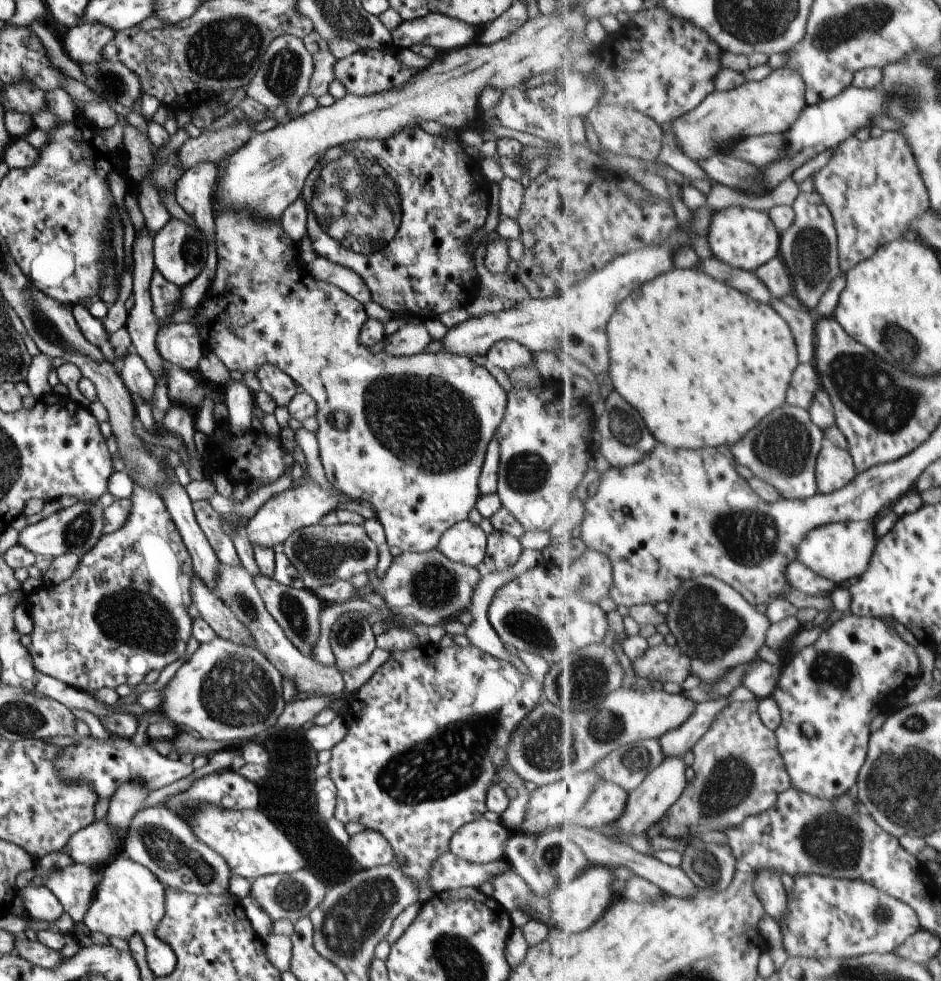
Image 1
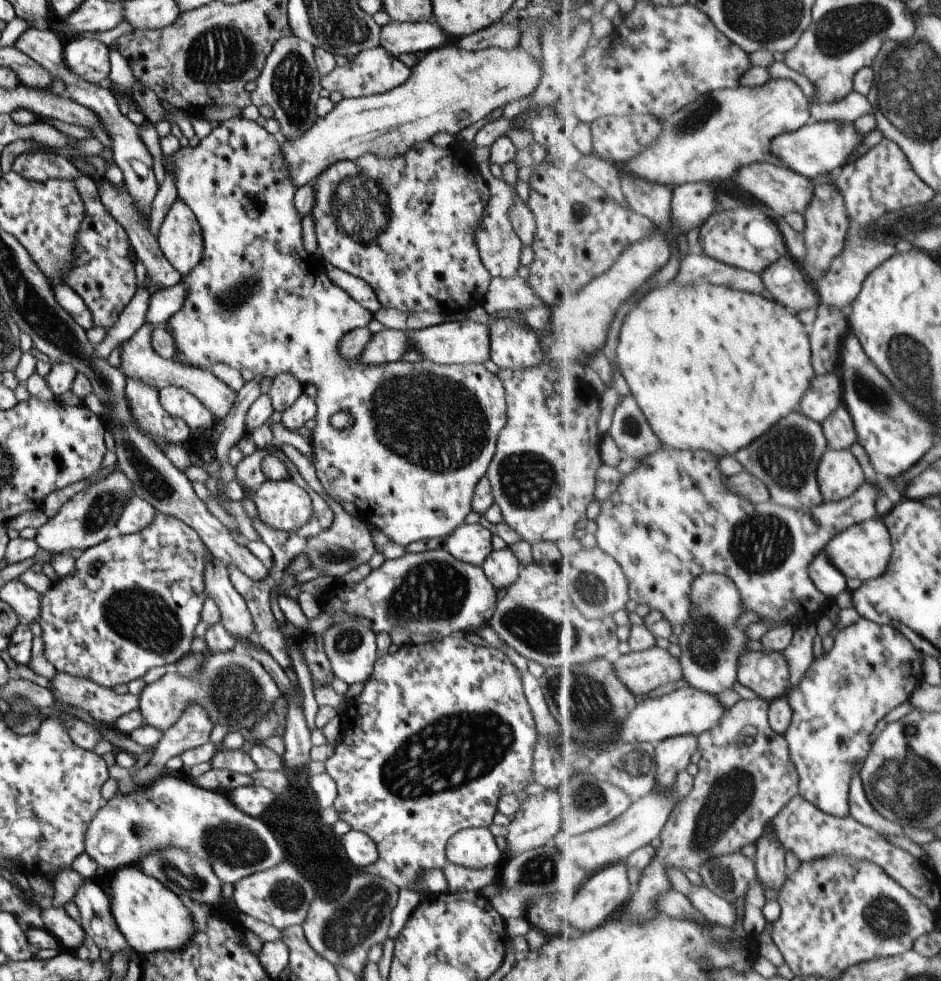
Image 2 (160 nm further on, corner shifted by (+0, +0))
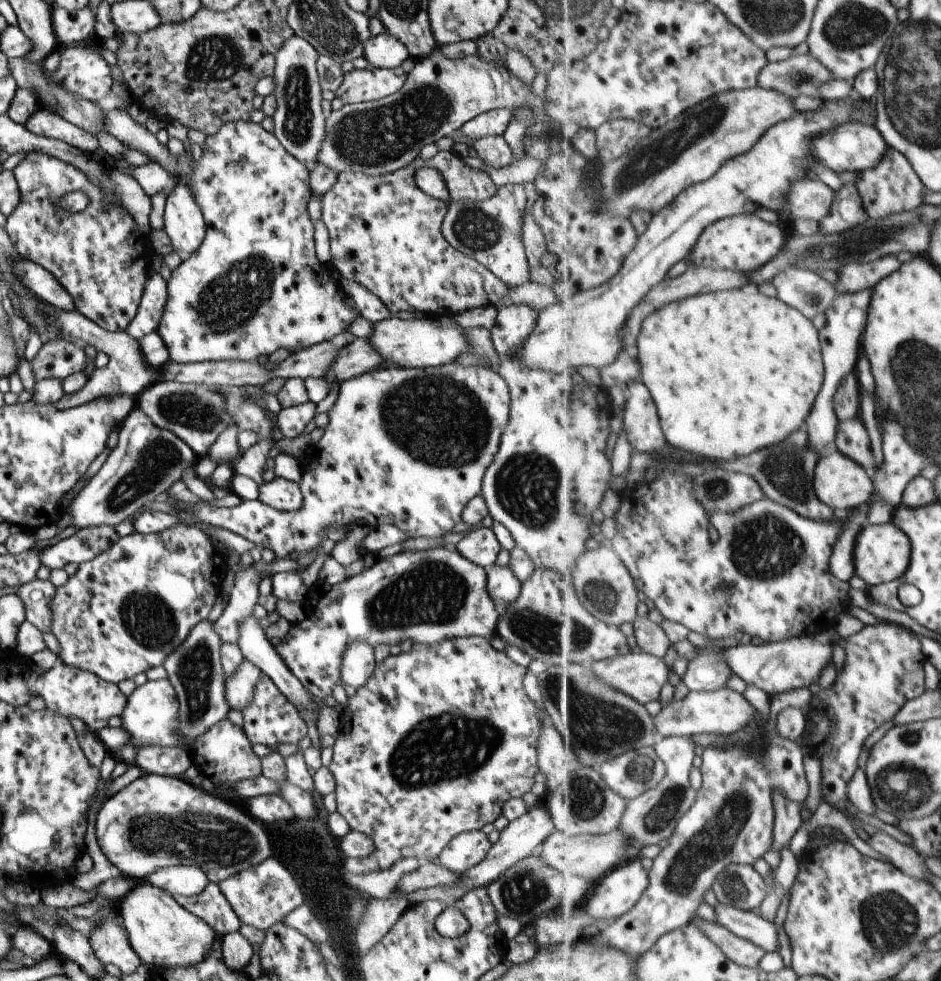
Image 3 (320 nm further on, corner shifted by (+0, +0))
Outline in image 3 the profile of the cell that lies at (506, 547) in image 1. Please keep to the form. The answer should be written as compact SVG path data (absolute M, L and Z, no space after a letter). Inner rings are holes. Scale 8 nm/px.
M494 565L486 571L486 591L499 613L515 600L520 585L508 566Z

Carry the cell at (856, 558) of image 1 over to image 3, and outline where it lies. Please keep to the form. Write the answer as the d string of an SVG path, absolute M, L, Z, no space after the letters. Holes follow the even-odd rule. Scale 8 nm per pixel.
M895 523L867 524L861 531L856 546L856 574L867 586L879 586L904 576L912 565L912 540Z

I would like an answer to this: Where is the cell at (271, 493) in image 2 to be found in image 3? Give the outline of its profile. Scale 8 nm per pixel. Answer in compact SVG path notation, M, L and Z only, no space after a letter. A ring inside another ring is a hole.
M274 477L271 481L261 481L258 484L258 498L270 508L280 511L294 511L302 503L298 483L289 482L281 477Z

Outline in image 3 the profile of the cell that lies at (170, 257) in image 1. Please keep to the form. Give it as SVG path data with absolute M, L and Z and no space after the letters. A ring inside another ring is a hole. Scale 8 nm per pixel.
M175 185L165 197L164 225L173 250L185 257L202 241L206 224L189 185Z

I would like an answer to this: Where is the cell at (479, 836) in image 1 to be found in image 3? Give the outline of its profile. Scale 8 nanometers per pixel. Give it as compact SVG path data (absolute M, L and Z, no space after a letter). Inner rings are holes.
M481 829L456 834L441 849L435 862L452 873L460 874L475 866L489 850L490 843Z

